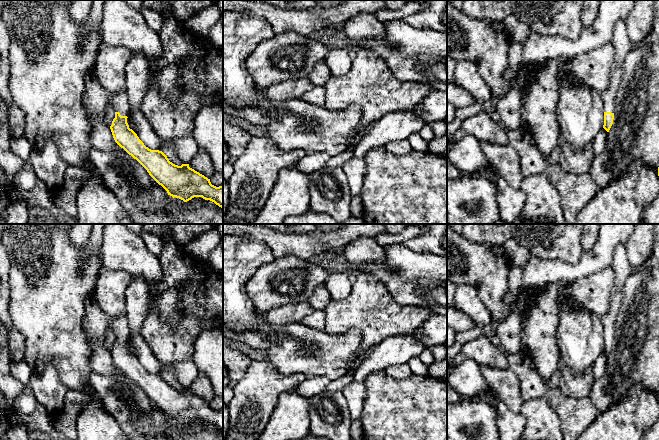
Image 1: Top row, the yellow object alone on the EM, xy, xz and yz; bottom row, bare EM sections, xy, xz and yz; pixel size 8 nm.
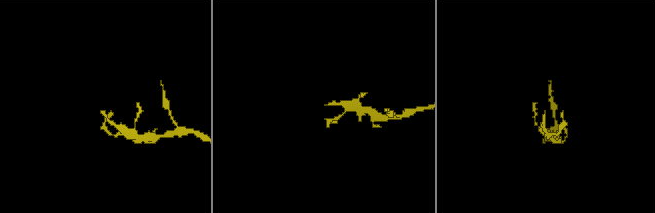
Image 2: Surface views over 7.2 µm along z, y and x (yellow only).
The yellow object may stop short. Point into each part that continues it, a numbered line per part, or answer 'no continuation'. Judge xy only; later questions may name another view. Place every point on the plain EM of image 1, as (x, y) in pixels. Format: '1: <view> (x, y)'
1: xy (119, 324)

